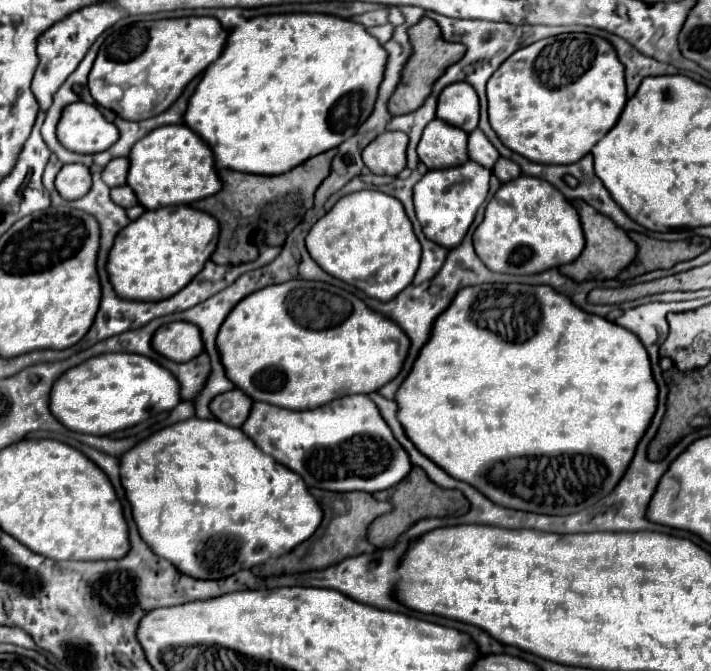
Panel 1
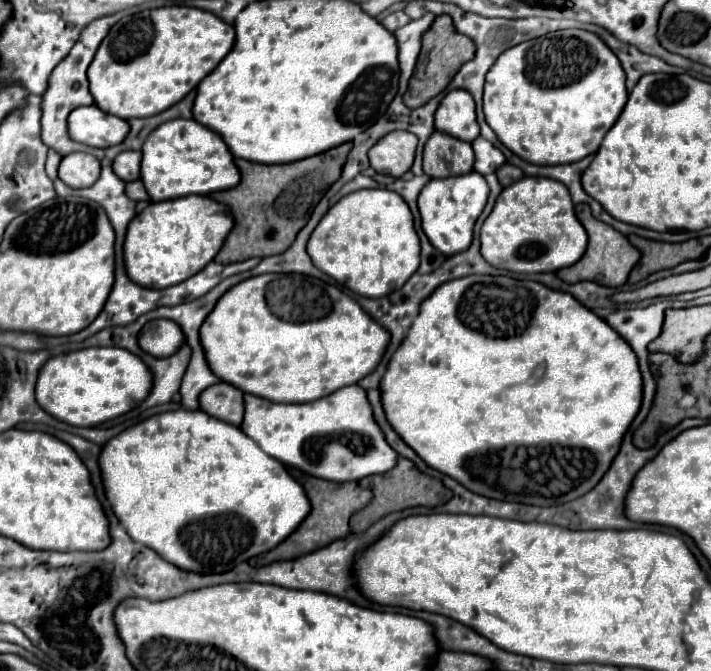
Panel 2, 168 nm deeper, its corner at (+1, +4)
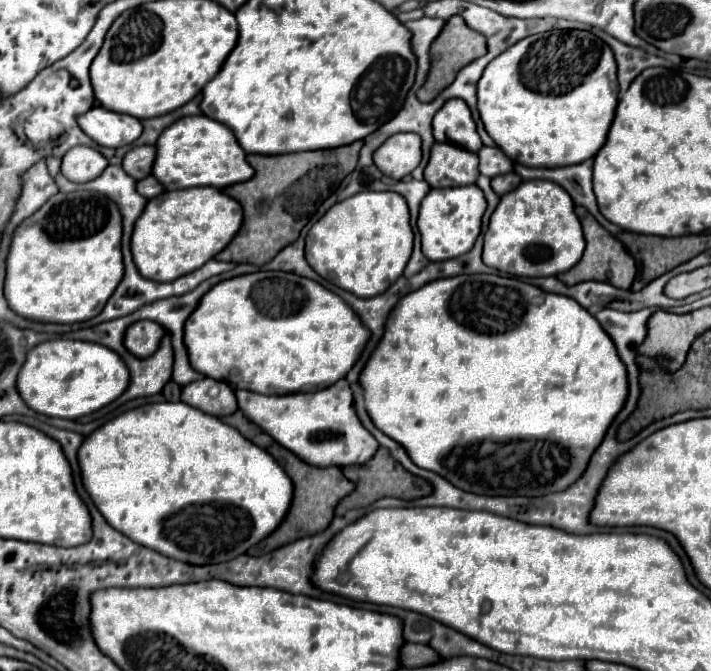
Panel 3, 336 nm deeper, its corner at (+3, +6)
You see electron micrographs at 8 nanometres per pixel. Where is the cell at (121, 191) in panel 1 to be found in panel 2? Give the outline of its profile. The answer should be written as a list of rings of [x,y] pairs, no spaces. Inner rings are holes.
[[[140,180],[136,182],[128,182],[126,184],[126,194],[132,198],[132,200],[148,200],[148,194],[146,194],[146,188]]]

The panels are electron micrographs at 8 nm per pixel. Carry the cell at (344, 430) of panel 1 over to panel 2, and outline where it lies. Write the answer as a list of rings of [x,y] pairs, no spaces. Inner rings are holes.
[[[358,384],[340,388],[340,392],[314,400],[312,404],[276,404],[244,394],[244,406],[242,430],[268,456],[310,476],[346,482],[388,472],[396,464],[396,452],[384,440],[382,430],[374,422],[366,392]]]

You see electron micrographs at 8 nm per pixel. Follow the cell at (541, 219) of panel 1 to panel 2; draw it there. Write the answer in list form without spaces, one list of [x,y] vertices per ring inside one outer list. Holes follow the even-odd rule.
[[[524,176],[502,190],[492,214],[482,224],[480,242],[480,252],[488,264],[516,274],[534,274],[558,272],[576,264],[588,246],[588,236],[576,218],[570,192],[564,184],[550,178]]]

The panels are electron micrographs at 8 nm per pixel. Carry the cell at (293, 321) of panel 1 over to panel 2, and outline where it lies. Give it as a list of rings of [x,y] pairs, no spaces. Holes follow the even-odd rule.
[[[302,274],[252,276],[232,286],[216,304],[214,312],[210,312],[208,320],[200,326],[200,344],[204,344],[208,366],[222,382],[272,402],[304,404],[356,384],[378,366],[388,346],[388,332],[384,332],[358,302],[336,286]]]

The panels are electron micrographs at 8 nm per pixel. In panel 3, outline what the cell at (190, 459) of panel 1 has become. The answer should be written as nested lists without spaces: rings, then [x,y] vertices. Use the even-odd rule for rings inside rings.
[[[184,402],[150,404],[150,406],[142,406],[142,408],[128,410],[128,412],[120,414],[118,418],[106,422],[98,430],[94,430],[94,434],[86,436],[84,444],[78,450],[78,462],[80,462],[80,468],[82,468],[84,488],[92,496],[92,500],[94,500],[96,508],[102,512],[102,516],[110,522],[110,526],[114,526],[118,532],[126,534],[132,542],[138,542],[142,546],[158,550],[160,554],[166,554],[168,558],[176,558],[180,562],[194,564],[194,566],[220,564],[220,562],[234,560],[236,556],[242,556],[246,550],[250,550],[260,540],[270,536],[282,524],[284,516],[290,510],[292,496],[294,496],[292,480],[286,476],[286,472],[278,466],[278,462],[266,450],[262,450],[260,446],[246,440],[238,430],[234,430],[232,426],[220,422],[216,416],[204,414],[204,412],[200,412],[200,410],[192,408],[192,406],[186,406]]]

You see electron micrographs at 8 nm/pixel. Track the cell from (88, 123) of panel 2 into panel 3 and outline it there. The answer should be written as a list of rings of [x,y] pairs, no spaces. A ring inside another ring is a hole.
[[[94,106],[92,110],[80,114],[78,126],[86,130],[86,134],[94,142],[108,148],[132,144],[142,132],[142,124],[138,118],[110,112],[110,110],[104,110],[102,106]]]

